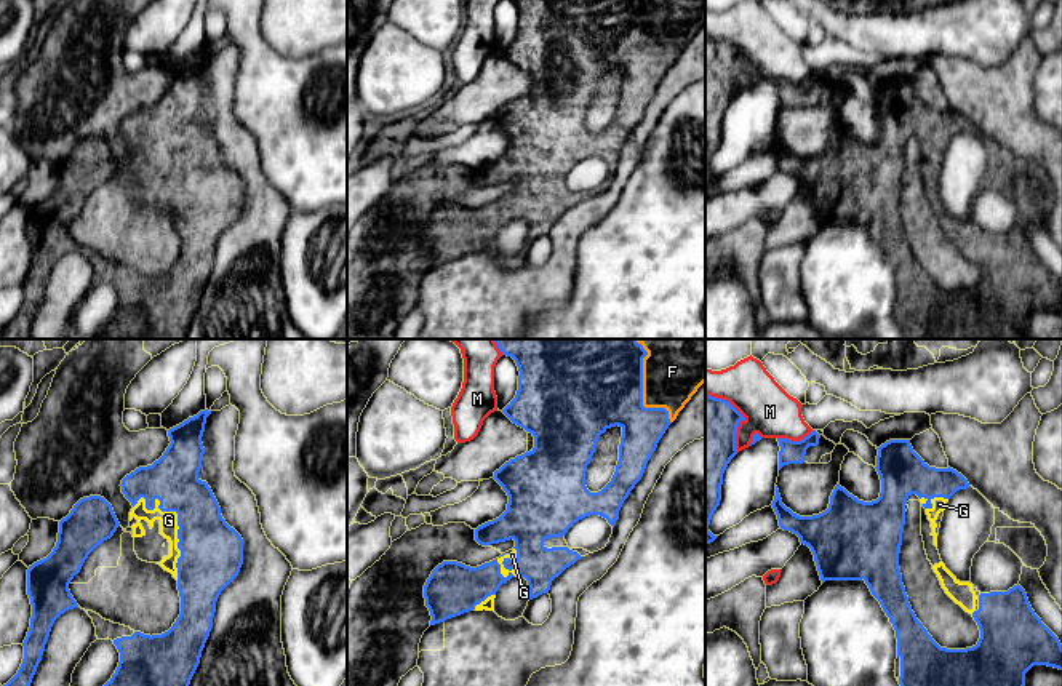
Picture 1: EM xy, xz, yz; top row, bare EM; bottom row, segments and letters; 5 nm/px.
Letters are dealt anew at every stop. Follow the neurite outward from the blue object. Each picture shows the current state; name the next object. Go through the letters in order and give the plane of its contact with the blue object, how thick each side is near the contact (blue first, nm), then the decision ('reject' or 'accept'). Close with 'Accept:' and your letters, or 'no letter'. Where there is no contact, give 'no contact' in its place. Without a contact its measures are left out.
F: meets blue in xz; 360 nm thick on the blue side, 260 nm on the other; accept
G: meets blue in xy; 320 nm thick on the blue side, 100 nm on the other; accept
M: meets blue in yz; 110 nm thick on the blue side, 260 nm on the other; reject
Accept: F, G

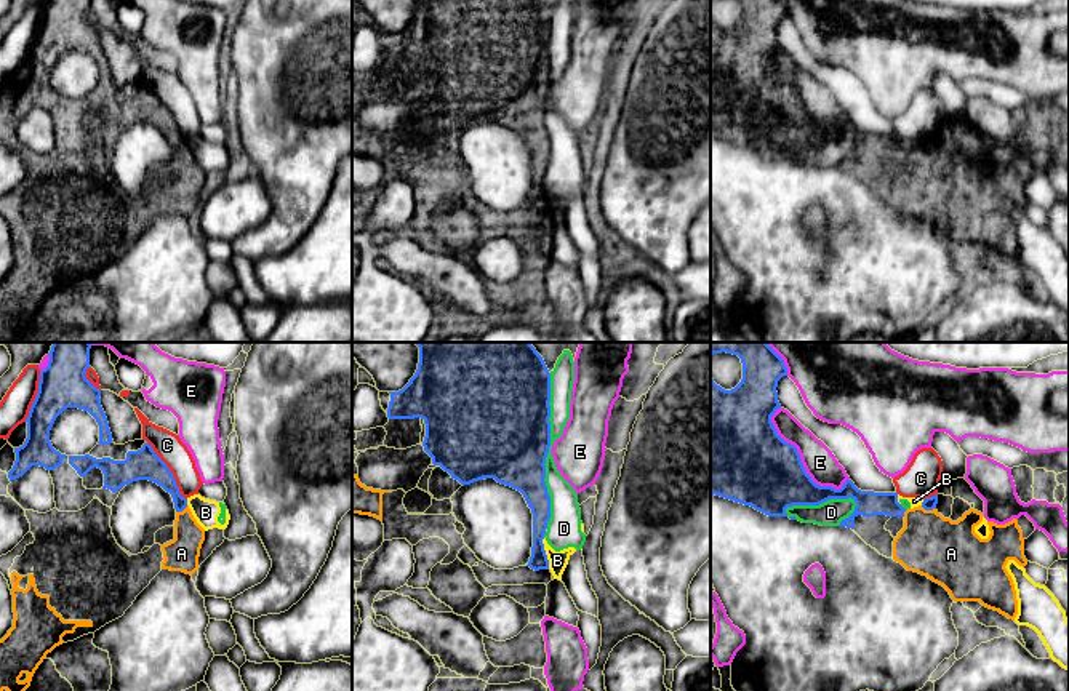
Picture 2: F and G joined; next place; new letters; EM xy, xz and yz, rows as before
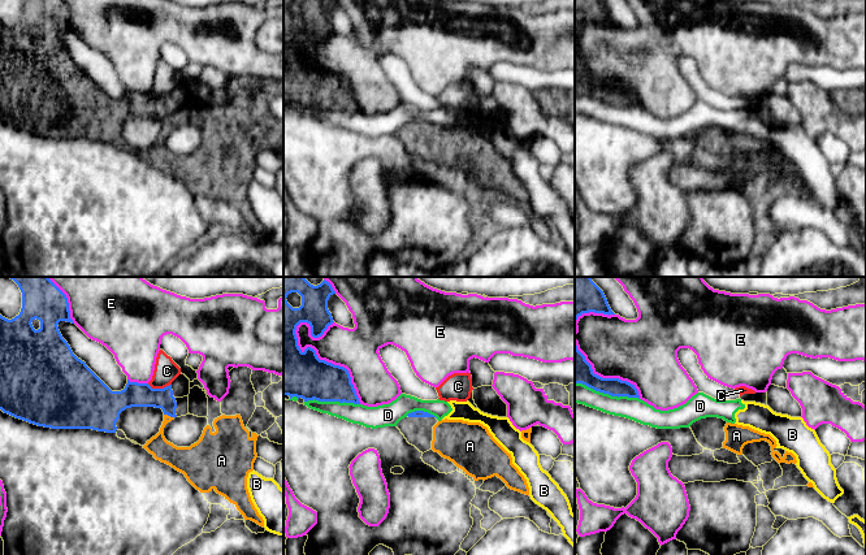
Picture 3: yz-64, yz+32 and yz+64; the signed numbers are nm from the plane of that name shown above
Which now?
A: meets blue in yz; 60 nm thick on the blue side, 320 nm on the other; accept
B: meets blue in xz; 110 nm thick on the blue side, 100 nm on the other; reject
C: meets blue in xy; 160 nm thick on the blue side, 140 nm on the other; reject
D: meets blue in xz; 480 nm thick on the blue side, 140 nm on the other; reject
E: meets blue in yz; 400 nm thick on the blue side, 160 nm on the other; reject
Accept: A

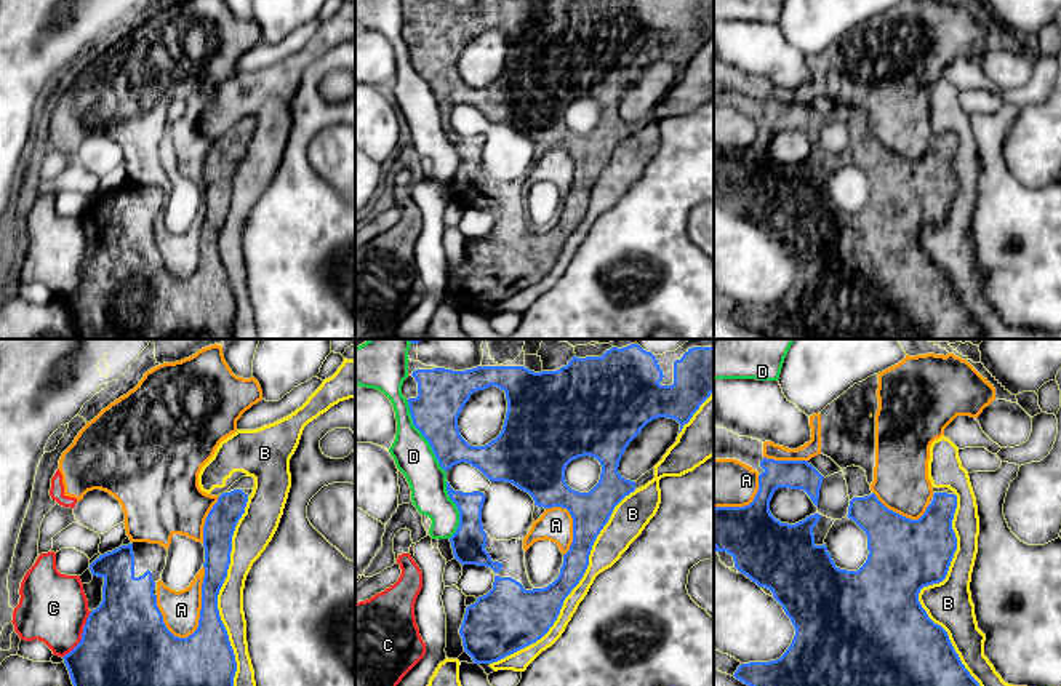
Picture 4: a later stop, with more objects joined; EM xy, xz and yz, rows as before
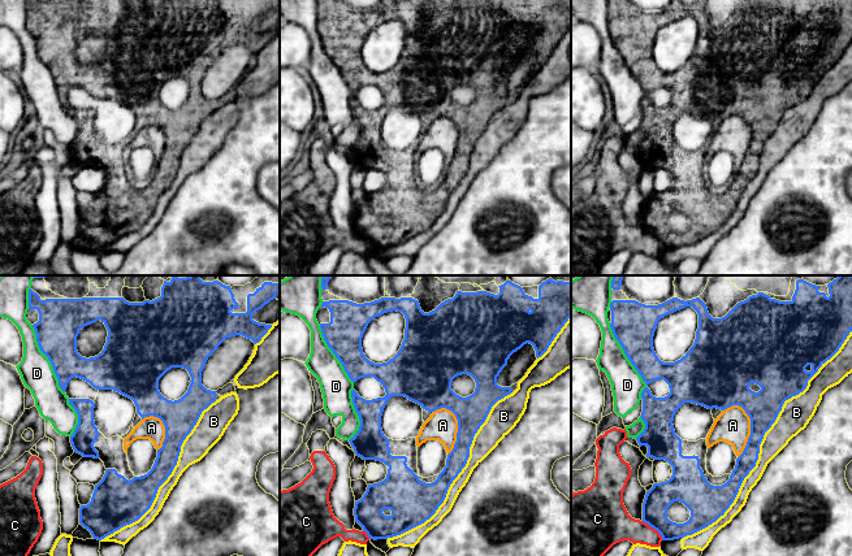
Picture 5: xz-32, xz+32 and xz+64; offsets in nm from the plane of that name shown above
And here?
A: meets blue in xy; 280 nm thick on the blue side, 190 nm on the other; reject
B: meets blue in yz; 440 nm thick on the blue side, 220 nm on the other; reject
C: meets blue in xy; 500 nm thick on the blue side, 340 nm on the other; reject
D: meets blue in xz; 260 nm thick on the blue side, 200 nm on the other; reject
Accept: no letter

